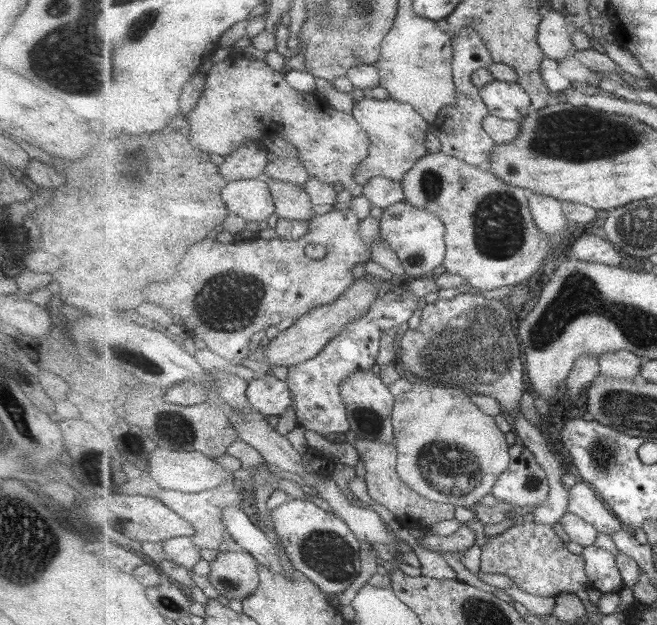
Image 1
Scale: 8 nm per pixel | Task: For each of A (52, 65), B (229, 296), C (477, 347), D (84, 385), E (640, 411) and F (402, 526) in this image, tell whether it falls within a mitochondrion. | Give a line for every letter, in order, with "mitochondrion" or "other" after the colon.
A: mitochondrion
B: mitochondrion
C: mitochondrion
D: other
E: mitochondrion
F: other

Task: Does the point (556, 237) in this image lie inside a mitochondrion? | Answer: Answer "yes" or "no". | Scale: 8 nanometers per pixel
no

